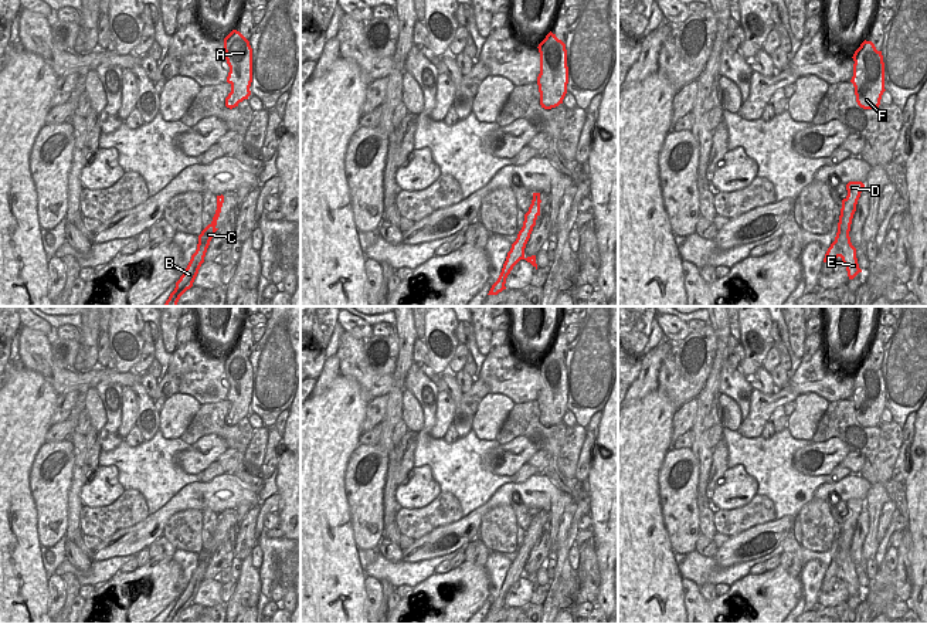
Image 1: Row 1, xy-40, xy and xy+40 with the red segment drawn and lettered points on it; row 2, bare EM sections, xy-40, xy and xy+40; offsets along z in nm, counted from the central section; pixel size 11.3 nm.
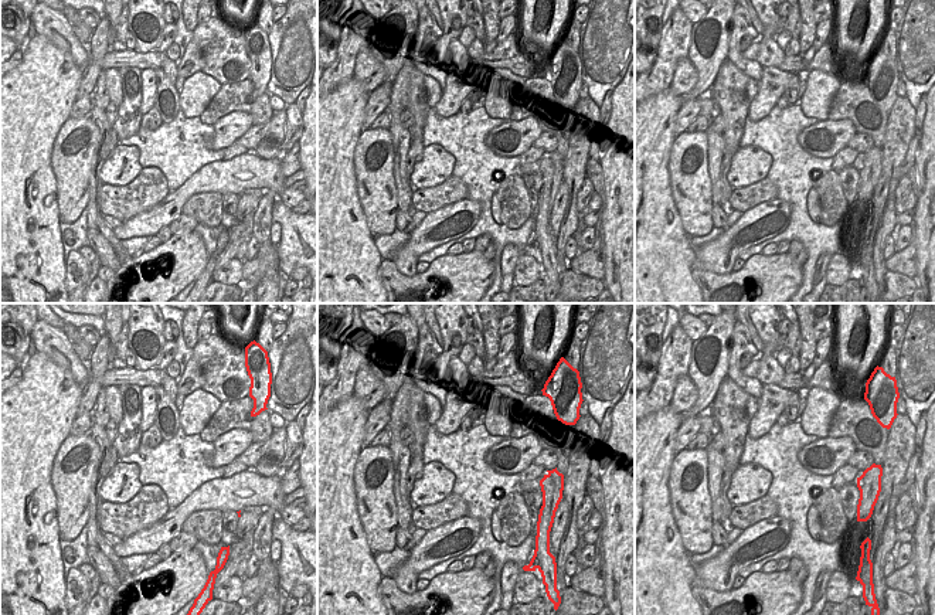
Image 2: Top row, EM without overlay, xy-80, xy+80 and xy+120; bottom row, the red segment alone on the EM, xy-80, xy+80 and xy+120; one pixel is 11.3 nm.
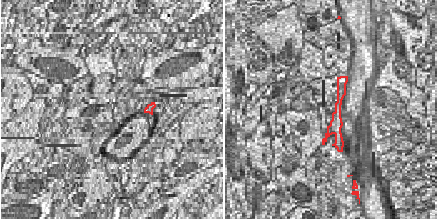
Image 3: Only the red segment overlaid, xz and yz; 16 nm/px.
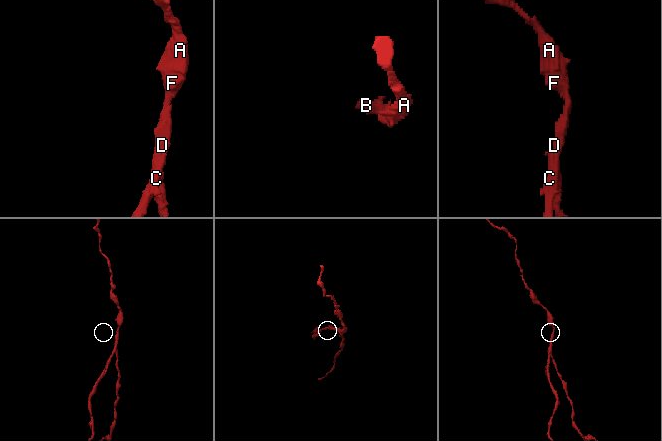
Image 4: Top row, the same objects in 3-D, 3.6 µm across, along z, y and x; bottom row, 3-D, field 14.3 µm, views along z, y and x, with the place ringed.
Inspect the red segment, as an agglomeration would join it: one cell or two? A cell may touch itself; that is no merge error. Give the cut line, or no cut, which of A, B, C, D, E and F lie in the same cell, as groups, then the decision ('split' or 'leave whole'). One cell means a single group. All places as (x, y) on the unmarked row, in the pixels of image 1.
xy+40 (849, 555), (838, 560), (839, 573) | A D E F / B C | split

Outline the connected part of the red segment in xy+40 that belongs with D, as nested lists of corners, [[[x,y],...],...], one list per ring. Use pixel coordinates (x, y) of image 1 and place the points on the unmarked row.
[[[849,499],[846,502],[848,513],[842,518],[839,540],[843,539],[846,543],[852,542],[852,536],[856,529],[856,522],[863,505],[865,502],[862,499]]]

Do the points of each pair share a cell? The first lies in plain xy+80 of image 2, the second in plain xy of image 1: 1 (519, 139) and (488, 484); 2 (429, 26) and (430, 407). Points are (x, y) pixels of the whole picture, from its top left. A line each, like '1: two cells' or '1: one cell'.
1: two cells
2: one cell

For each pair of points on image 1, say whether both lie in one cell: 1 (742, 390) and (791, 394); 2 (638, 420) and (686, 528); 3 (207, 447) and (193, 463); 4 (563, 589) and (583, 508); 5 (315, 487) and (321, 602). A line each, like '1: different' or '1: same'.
1: different
2: different
3: same
4: same
5: same

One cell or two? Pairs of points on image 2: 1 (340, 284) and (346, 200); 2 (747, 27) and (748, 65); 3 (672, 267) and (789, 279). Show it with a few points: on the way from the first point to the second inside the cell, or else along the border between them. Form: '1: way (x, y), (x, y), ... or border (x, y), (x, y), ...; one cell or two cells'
1: way (340, 262), (340, 221); one cell
2: way (737, 36), (734, 38), (734, 54), (738, 58); one cell
3: border (693, 267), (692, 277), (700, 288); two cells

